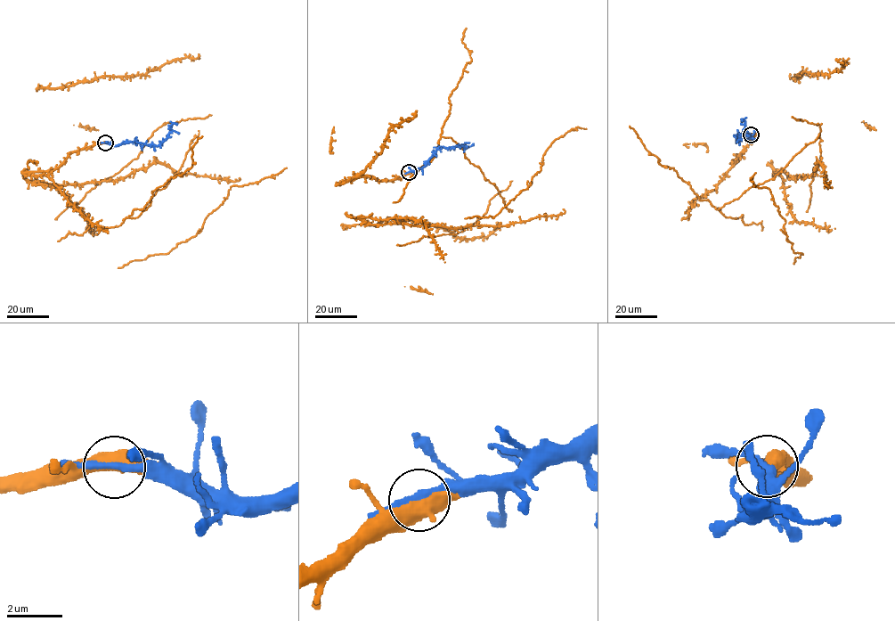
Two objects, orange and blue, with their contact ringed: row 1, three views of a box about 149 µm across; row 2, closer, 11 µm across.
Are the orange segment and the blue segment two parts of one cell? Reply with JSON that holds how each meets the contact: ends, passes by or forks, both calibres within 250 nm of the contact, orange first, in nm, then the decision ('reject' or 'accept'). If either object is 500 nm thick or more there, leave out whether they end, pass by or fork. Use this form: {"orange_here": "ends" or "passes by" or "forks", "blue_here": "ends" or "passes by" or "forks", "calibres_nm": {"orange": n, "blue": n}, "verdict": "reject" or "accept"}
{"calibres_nm": {"orange": 550, "blue": 240}, "verdict": "accept"}

